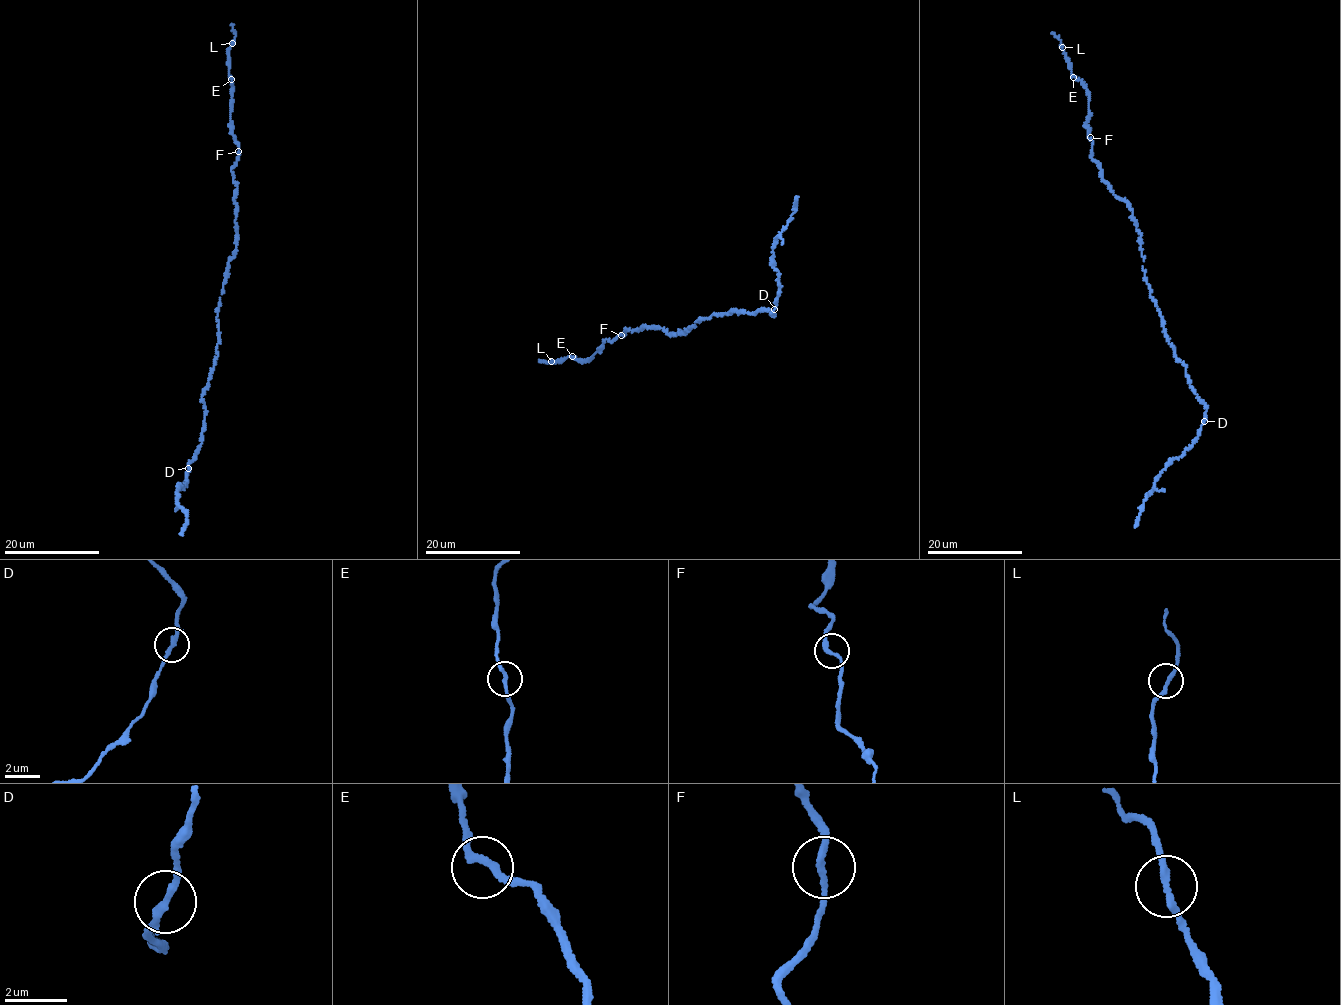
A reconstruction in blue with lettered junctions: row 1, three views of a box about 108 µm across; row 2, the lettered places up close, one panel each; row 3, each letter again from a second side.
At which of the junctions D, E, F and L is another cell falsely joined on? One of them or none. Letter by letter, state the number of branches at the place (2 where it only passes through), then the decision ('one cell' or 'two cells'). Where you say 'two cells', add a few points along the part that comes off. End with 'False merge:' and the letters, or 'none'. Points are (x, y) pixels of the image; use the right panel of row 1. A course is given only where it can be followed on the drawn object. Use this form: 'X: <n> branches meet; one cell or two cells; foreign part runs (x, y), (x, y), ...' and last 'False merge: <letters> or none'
D: 2 branches meet; one cell
E: 2 branches meet; one cell
F: 2 branches meet; one cell
L: 2 branches meet; one cell
False merge: none

